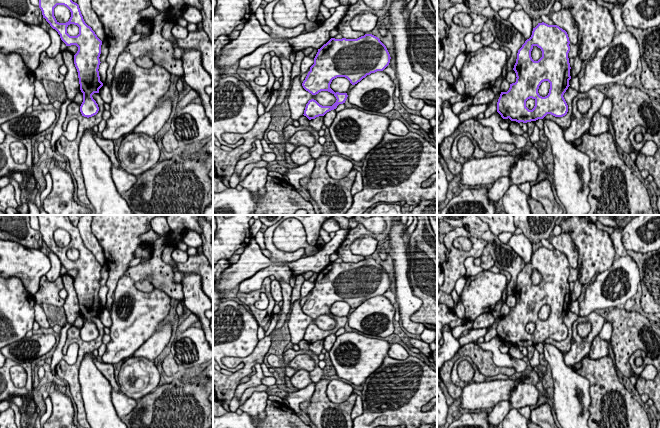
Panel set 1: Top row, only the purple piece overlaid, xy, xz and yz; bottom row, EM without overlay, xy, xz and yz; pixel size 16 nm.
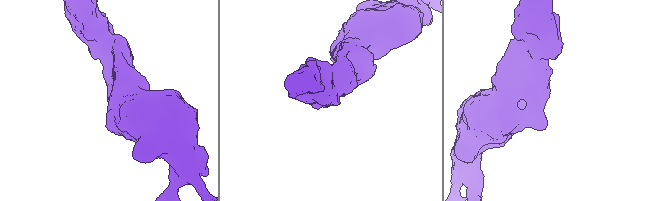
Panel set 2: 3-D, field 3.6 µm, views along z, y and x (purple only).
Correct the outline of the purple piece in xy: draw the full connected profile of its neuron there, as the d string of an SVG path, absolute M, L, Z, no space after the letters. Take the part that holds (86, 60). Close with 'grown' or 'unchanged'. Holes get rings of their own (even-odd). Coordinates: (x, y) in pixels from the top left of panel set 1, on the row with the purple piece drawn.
M39 0L39 8L43 18L58 32L66 46L76 45L78 47L78 51L74 55L74 64L78 72L80 90L83 93L80 112L82 116L87 118L96 115L99 107L92 95L99 93L99 89L103 86L98 71L101 63L99 57L102 41L85 23L79 5L72 0ZM57 5L64 5L70 10L71 17L68 22L59 23L56 20L54 8ZM70 24L79 27L77 36L70 36L67 33L67 27Z | unchanged

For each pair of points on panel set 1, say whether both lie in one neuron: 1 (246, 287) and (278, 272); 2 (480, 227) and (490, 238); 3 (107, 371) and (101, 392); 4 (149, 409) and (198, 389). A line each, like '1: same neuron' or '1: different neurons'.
1: same neuron
2: same neuron
3: different neurons
4: same neuron

